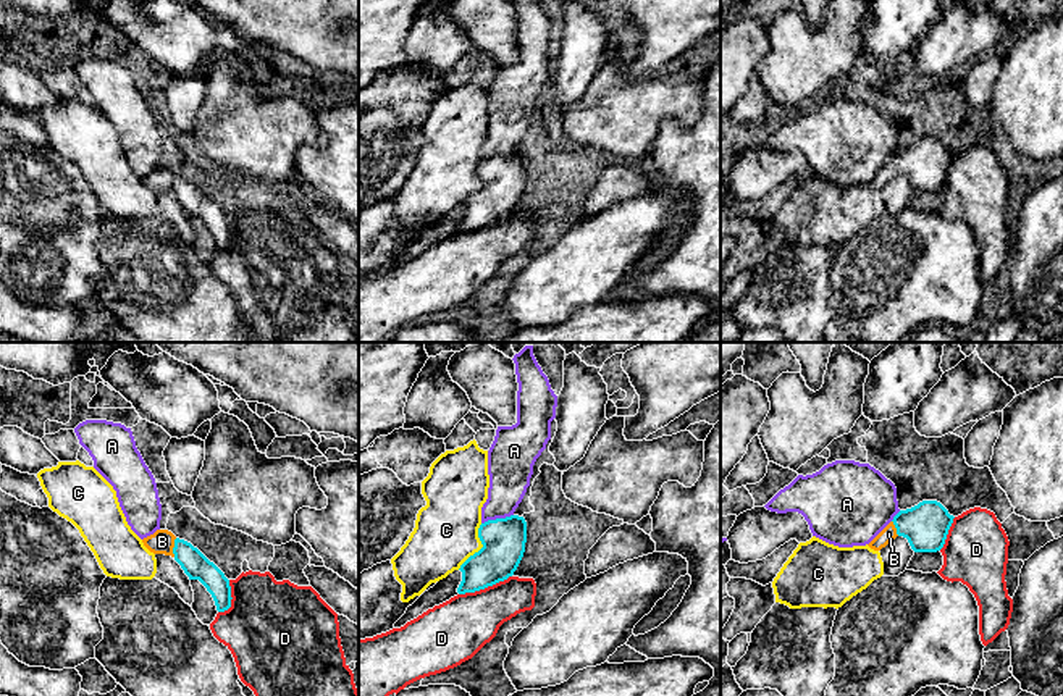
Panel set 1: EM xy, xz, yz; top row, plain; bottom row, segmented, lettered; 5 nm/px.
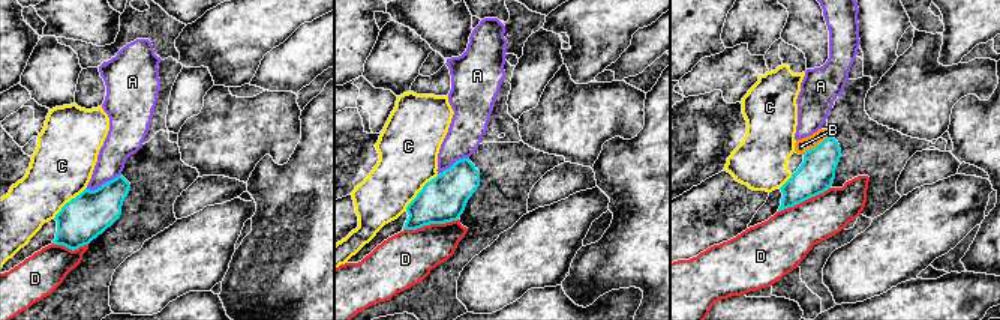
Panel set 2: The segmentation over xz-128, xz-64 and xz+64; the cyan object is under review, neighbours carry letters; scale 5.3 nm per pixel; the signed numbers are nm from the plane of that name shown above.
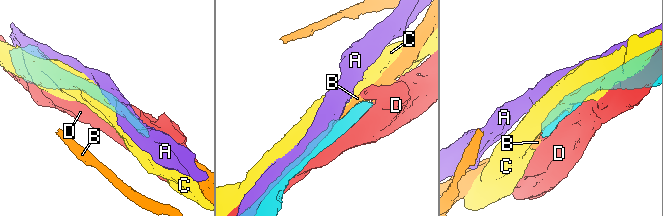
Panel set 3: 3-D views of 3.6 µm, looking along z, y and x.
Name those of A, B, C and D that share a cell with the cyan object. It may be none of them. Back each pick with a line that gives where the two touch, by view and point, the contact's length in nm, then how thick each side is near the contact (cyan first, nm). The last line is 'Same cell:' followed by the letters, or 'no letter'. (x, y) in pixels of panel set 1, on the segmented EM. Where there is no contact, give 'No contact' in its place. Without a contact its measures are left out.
B: Touches cyan at xy (173, 548). Shared border 100 nm. Thickness 140 nm (cyan) against 120 nm
Same cell: B

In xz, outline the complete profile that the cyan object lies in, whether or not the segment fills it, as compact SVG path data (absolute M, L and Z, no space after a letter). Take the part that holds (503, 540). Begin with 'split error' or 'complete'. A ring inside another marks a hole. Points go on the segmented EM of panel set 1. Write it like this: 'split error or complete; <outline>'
complete; M519 515L488 520L480 525L478 538L483 547L459 568L459 594L485 589L514 575L525 552L527 522Z

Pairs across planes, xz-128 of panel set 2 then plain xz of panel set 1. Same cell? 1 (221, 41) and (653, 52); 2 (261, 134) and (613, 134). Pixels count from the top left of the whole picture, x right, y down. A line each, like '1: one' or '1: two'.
1: one
2: one

